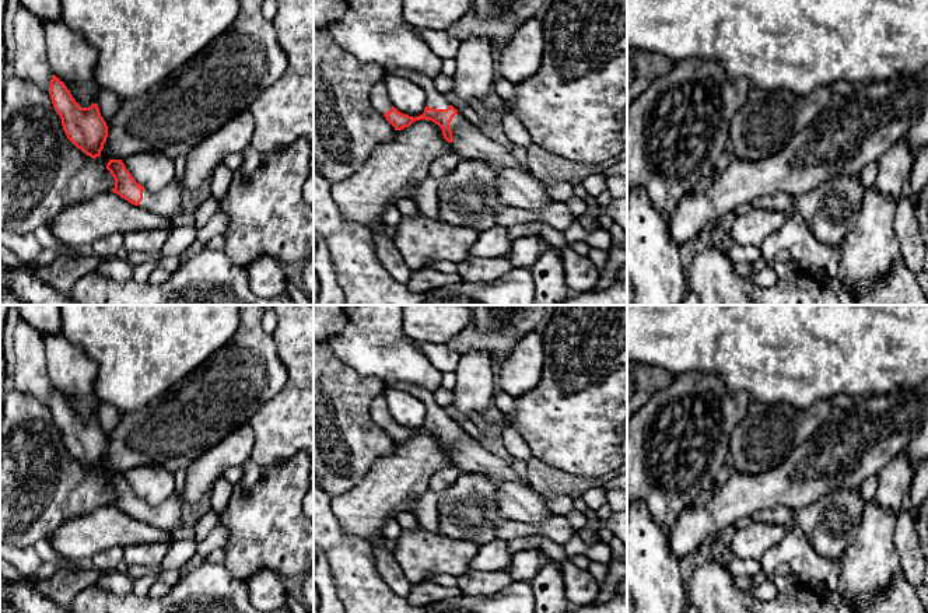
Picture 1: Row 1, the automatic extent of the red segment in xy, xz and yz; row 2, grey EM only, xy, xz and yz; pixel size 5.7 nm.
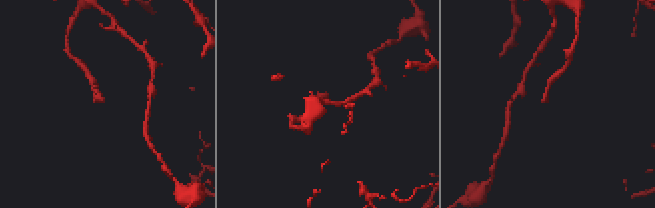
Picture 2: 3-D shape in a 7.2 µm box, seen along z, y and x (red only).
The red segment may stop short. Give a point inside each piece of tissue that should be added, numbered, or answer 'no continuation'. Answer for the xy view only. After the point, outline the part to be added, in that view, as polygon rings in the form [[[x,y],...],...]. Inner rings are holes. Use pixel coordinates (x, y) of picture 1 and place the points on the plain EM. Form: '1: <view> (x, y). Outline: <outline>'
1: xy (167, 517). Outline: [[[175,495],[155,507],[150,507],[144,502],[139,521],[171,533],[182,526],[183,505],[185,504]]]

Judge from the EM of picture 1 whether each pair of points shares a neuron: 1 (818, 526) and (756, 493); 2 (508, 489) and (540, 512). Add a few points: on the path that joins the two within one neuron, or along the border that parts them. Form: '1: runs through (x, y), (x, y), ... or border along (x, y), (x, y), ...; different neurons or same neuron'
1: border along (823, 494), (811, 504), (792, 510); different neurons
2: runs through (517, 497), (532, 508); same neuron

